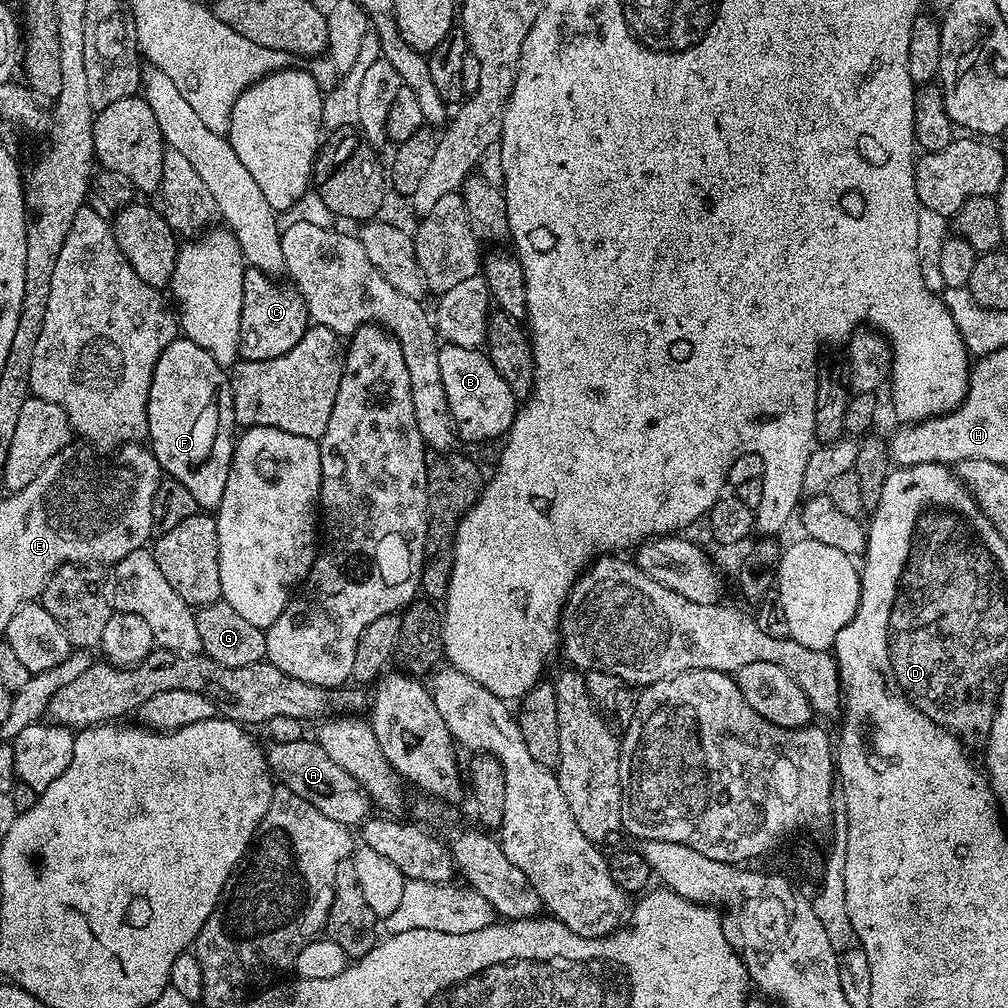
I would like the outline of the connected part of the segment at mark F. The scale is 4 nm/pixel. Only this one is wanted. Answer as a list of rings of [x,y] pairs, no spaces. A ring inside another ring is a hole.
[[[183,338],[170,342],[170,346],[162,350],[150,382],[146,440],[161,469],[171,479],[182,482],[182,486],[186,486],[186,490],[194,494],[194,502],[201,509],[215,510],[220,507],[222,494],[226,491],[226,478],[230,474],[232,449],[237,432],[229,373],[220,368],[218,362],[214,362],[214,358],[210,358],[206,350],[202,350],[202,346]]]

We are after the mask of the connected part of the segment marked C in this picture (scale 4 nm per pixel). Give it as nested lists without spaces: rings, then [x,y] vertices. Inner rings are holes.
[[[245,267],[242,282],[242,322],[238,326],[239,359],[269,360],[286,354],[310,327],[308,307],[295,287],[279,288],[273,277],[257,268]]]

